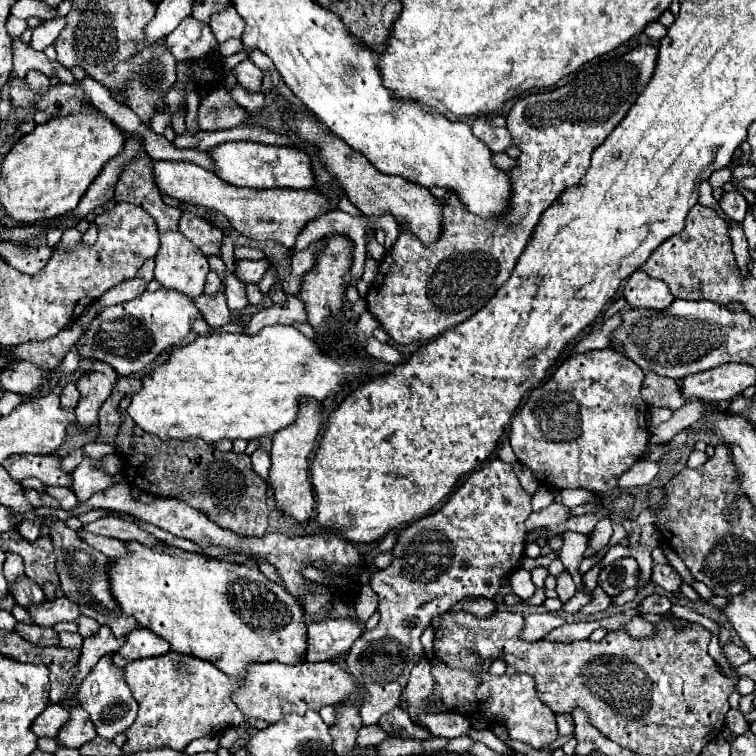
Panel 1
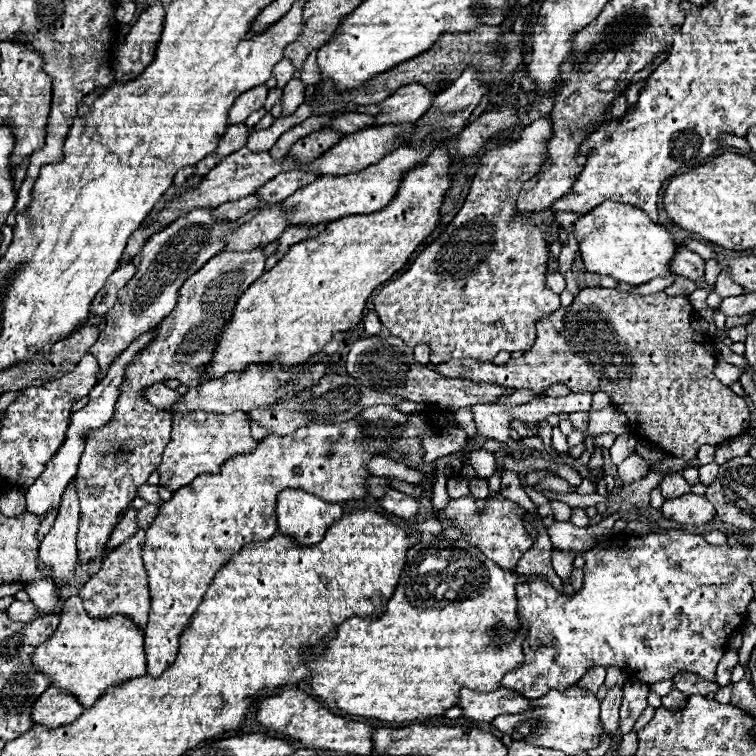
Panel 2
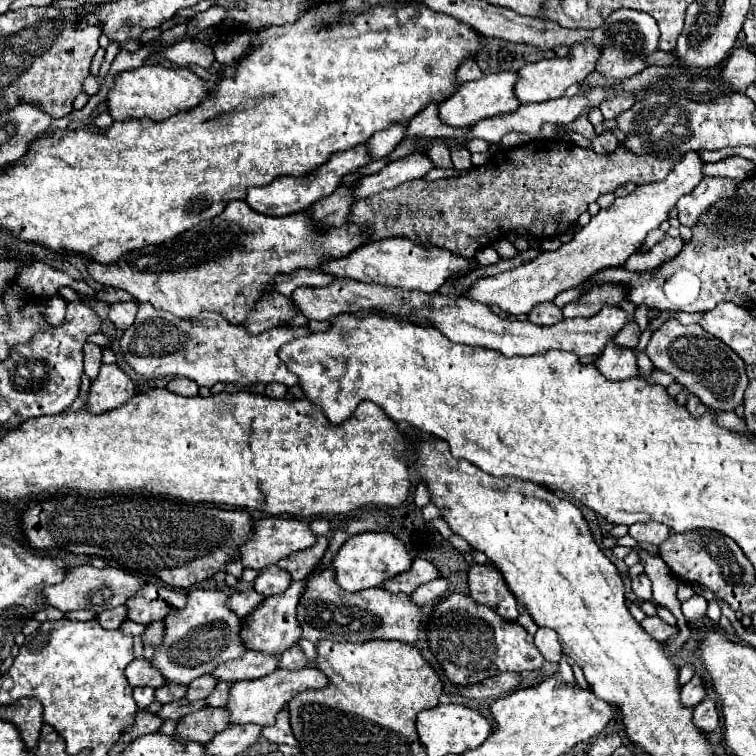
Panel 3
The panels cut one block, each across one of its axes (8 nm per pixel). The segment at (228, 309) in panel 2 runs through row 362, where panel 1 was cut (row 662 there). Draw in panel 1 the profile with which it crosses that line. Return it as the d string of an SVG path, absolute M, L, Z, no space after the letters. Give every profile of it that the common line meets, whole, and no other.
M178 652L142 658L124 668L124 680L128 680L132 696L138 702L136 722L128 726L126 744L122 746L126 754L156 748L184 750L194 738L216 736L246 720L230 698L238 688L236 680L200 658Z

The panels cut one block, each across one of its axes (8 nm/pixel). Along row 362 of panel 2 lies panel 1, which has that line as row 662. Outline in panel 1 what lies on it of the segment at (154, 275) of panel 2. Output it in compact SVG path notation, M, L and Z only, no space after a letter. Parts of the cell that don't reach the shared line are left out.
M110 654L100 658L100 662L86 676L86 680L82 682L82 686L78 690L78 698L80 698L80 706L90 714L96 734L102 738L108 738L108 740L112 740L116 734L124 732L136 720L136 714L138 714L138 704L136 704L128 684L124 682L124 670L118 666L112 666Z

